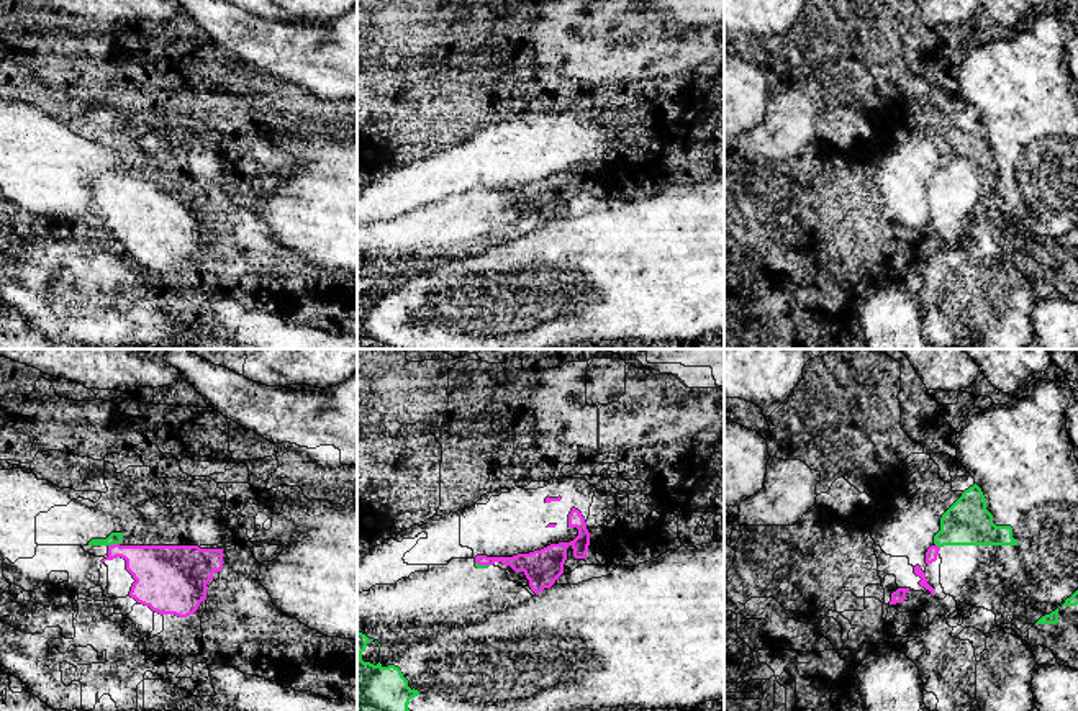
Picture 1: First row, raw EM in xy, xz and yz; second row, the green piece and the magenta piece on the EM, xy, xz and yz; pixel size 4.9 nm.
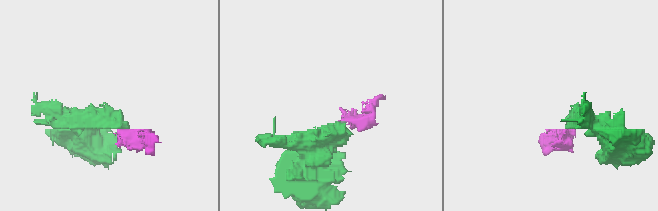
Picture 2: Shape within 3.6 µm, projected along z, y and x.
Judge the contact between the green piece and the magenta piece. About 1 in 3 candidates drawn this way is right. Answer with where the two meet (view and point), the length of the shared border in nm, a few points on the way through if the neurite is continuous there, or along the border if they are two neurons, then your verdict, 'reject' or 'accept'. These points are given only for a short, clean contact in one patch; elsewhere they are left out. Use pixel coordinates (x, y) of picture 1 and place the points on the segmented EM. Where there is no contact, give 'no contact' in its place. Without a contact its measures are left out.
meets green in xy at (113, 543); contact 60 nm long; runs through xy (115, 538), (113, 543), (122, 551), (156, 569); accept

